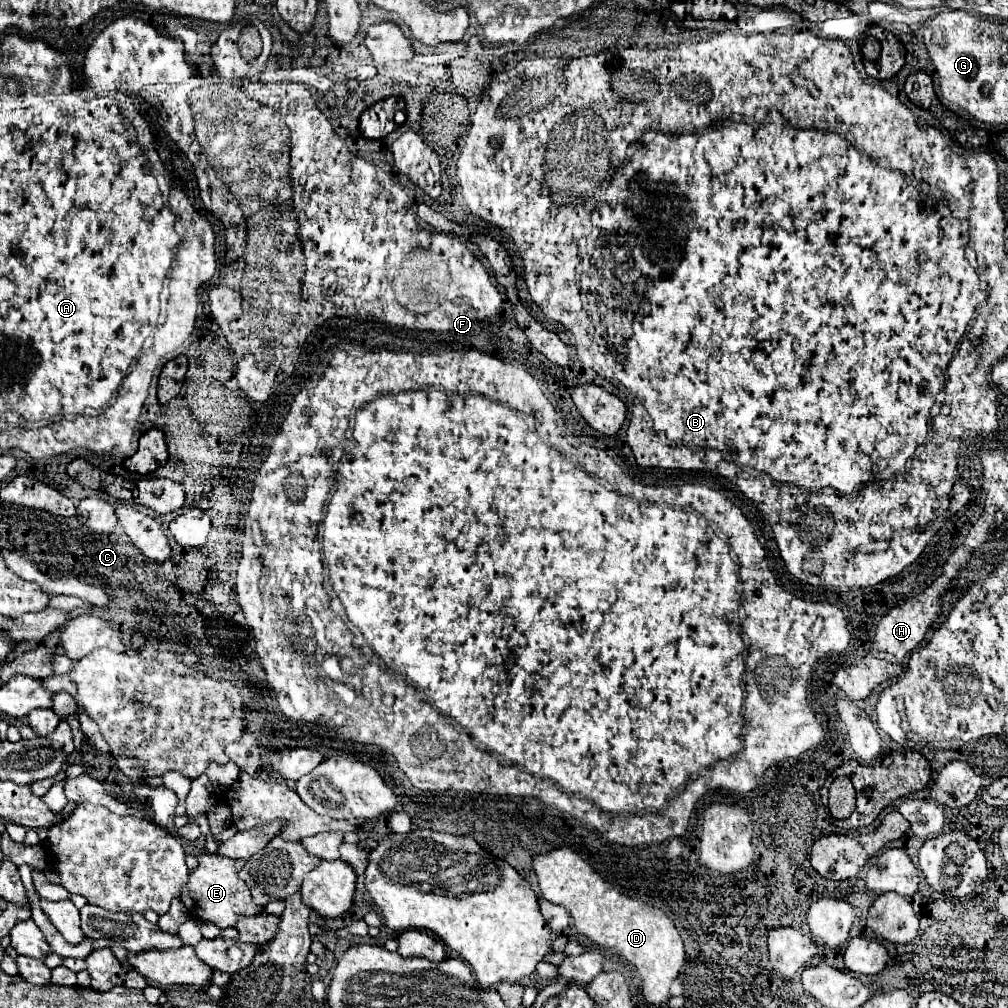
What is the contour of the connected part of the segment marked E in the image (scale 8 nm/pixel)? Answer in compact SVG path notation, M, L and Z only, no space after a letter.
M201 854L199 866L189 874L189 882L181 892L181 902L193 918L213 922L217 928L231 928L237 924L239 916L257 916L263 912L263 906L257 906L251 898L249 886L239 880L245 860L231 860L219 854Z

